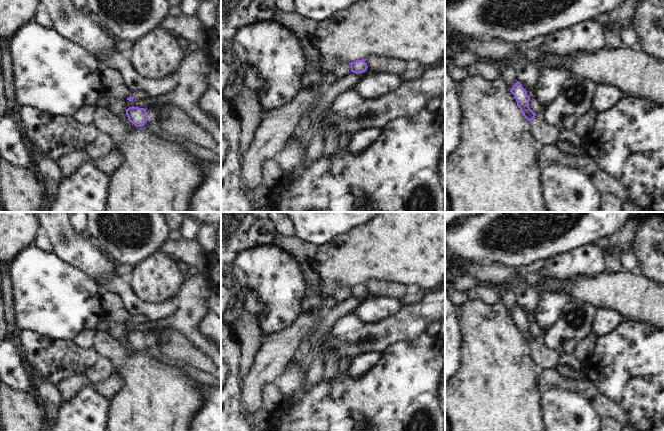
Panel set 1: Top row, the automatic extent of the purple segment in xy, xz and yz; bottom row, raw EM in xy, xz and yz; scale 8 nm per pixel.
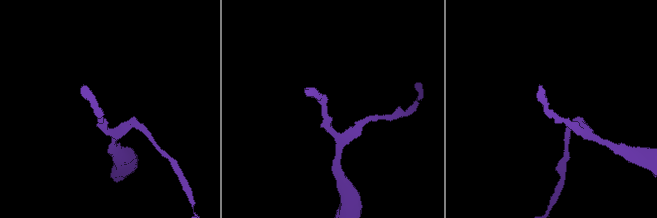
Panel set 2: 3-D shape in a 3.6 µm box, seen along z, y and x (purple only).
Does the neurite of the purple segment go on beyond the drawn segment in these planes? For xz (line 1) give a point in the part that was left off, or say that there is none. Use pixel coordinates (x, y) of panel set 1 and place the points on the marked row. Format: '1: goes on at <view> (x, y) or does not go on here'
1: does not go on here

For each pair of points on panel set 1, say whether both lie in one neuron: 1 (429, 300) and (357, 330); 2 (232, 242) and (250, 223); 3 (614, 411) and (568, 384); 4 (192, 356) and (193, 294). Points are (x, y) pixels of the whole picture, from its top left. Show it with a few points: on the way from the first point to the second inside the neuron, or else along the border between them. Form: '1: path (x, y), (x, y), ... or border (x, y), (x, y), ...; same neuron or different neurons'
1: path (411, 318), (402, 326), (390, 330), (375, 330); same neuron
2: path (237, 237), (246, 228); same neuron
3: path (603, 406), (585, 388), (579, 386); same neuron
4: border (185, 336), (210, 359); different neurons

